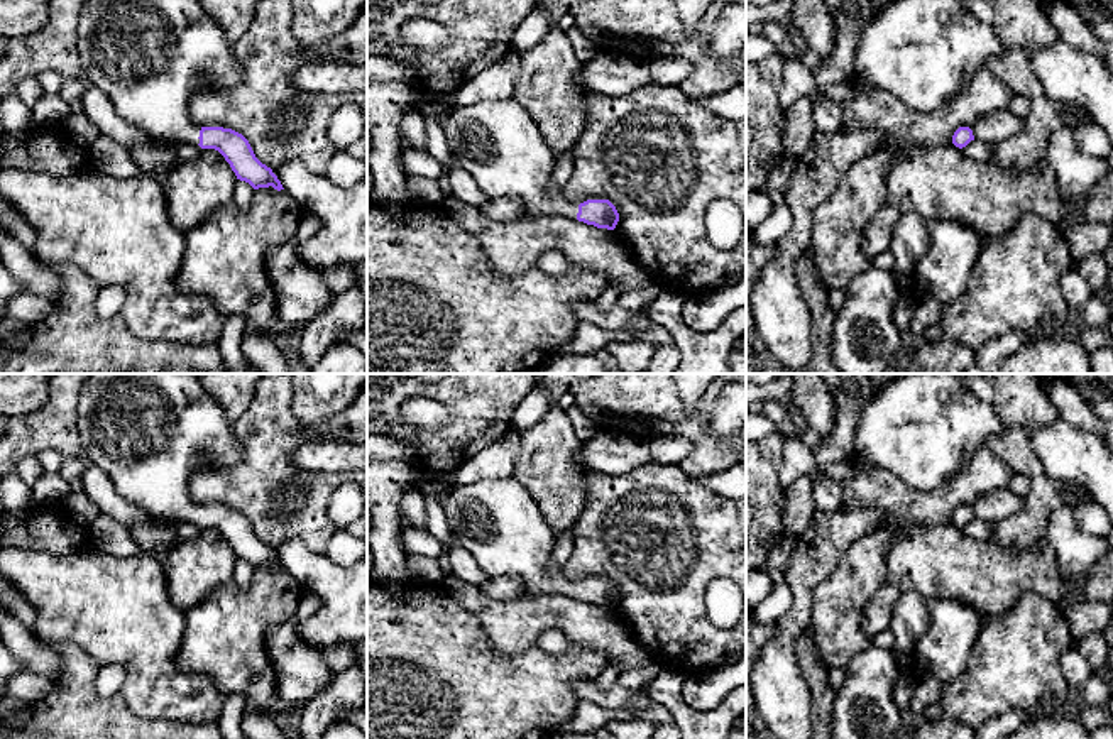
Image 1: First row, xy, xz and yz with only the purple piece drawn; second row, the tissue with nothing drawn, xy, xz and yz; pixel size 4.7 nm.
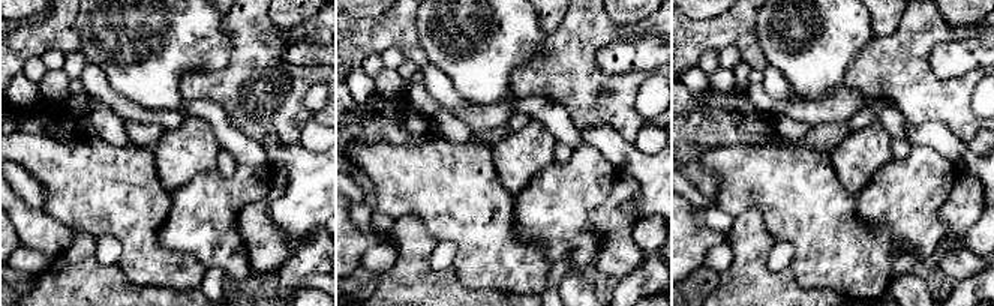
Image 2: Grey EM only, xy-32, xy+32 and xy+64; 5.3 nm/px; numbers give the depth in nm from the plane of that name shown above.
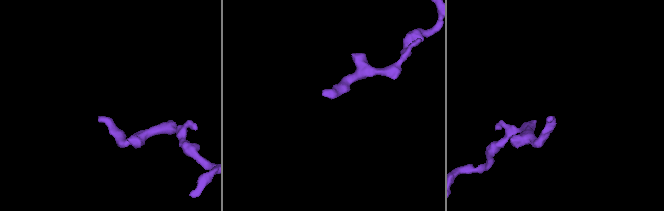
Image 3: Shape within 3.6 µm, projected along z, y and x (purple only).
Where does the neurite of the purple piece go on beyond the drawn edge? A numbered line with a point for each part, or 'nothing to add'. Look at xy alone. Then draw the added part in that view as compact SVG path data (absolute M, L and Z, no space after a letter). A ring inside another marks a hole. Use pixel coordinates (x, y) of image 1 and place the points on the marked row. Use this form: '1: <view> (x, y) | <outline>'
1: xy (149, 56) | M86 0L76 49L88 85L101 90L123 120L154 140L198 145L201 127L189 118L191 95L242 81L233 46L201 0Z

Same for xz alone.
1: xz (496, 141) | M514 98L452 107L441 129L455 166L465 169L487 198L516 198L529 218L577 218L578 205L550 188L558 159Z

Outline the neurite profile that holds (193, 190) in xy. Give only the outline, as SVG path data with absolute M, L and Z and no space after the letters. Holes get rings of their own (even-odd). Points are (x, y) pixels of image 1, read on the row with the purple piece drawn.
M203 149L195 161L176 162L162 178L173 225L186 233L210 213L233 203L237 176L215 149Z

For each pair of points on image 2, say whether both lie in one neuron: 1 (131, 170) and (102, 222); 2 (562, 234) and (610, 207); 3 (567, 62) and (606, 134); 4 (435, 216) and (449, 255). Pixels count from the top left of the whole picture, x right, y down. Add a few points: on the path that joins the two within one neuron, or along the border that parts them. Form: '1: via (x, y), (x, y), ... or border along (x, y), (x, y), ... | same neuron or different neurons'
1: via (120, 183), (102, 201), (102, 209) | same neuron
2: border along (610, 191), (591, 215), (598, 237), (595, 254) | different neurons
3: border along (579, 129), (609, 125), (624, 138), (633, 141) | different neurons
4: border along (438, 240), (450, 240), (456, 246), (453, 266) | different neurons

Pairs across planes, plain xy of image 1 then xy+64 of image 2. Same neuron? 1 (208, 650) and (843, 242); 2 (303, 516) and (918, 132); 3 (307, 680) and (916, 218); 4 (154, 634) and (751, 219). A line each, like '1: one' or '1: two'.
1: two
2: two
3: two
4: two

